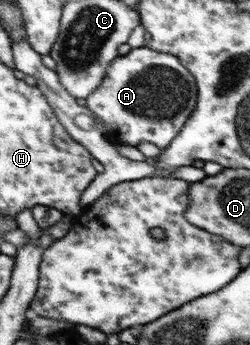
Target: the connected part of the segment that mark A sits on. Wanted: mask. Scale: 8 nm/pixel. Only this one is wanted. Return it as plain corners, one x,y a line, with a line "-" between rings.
146,46
133,48
125,55
119,55
109,65
107,70
107,76
103,78
103,81
95,88
95,91
86,98
86,107
90,109
95,116
97,116
105,124
106,138
112,143
118,143
122,145
137,146
140,142
151,142
158,146
158,148
166,148
172,142
172,139
181,131
186,120
192,111
195,109
197,103
197,84
194,76
190,74
190,71
180,64
177,56
173,54
166,54
165,52
156,52
152,48

